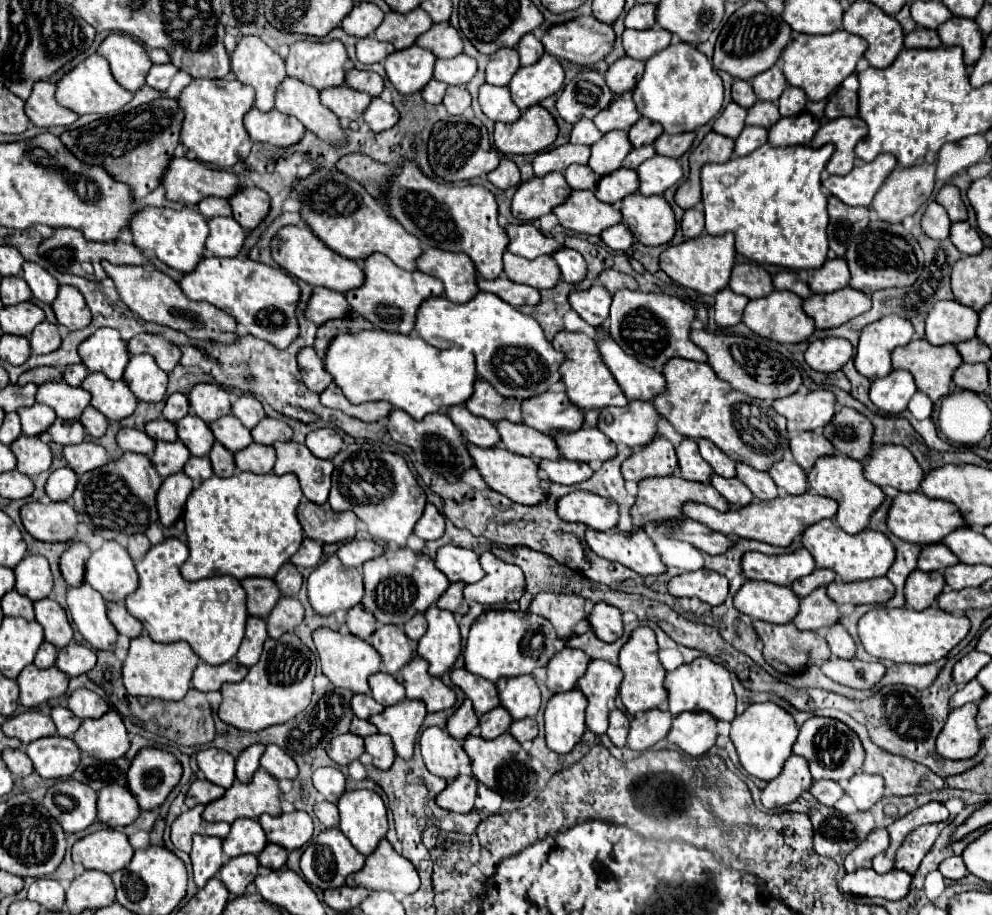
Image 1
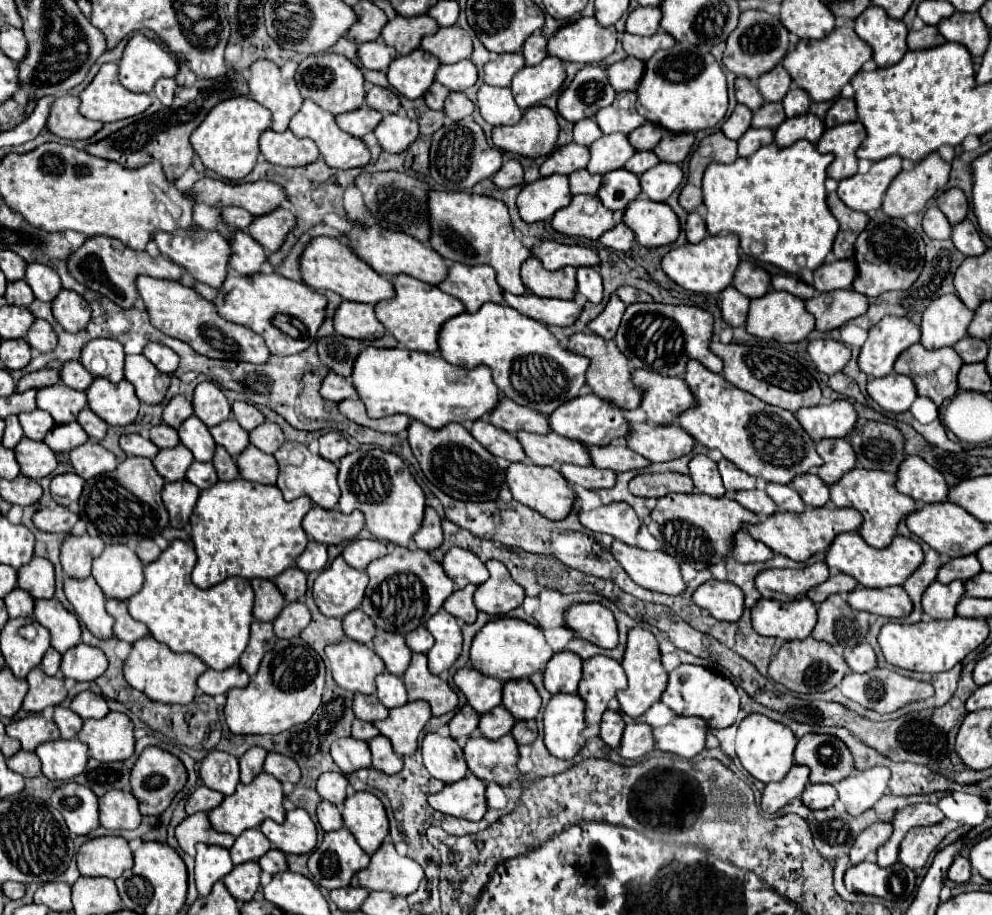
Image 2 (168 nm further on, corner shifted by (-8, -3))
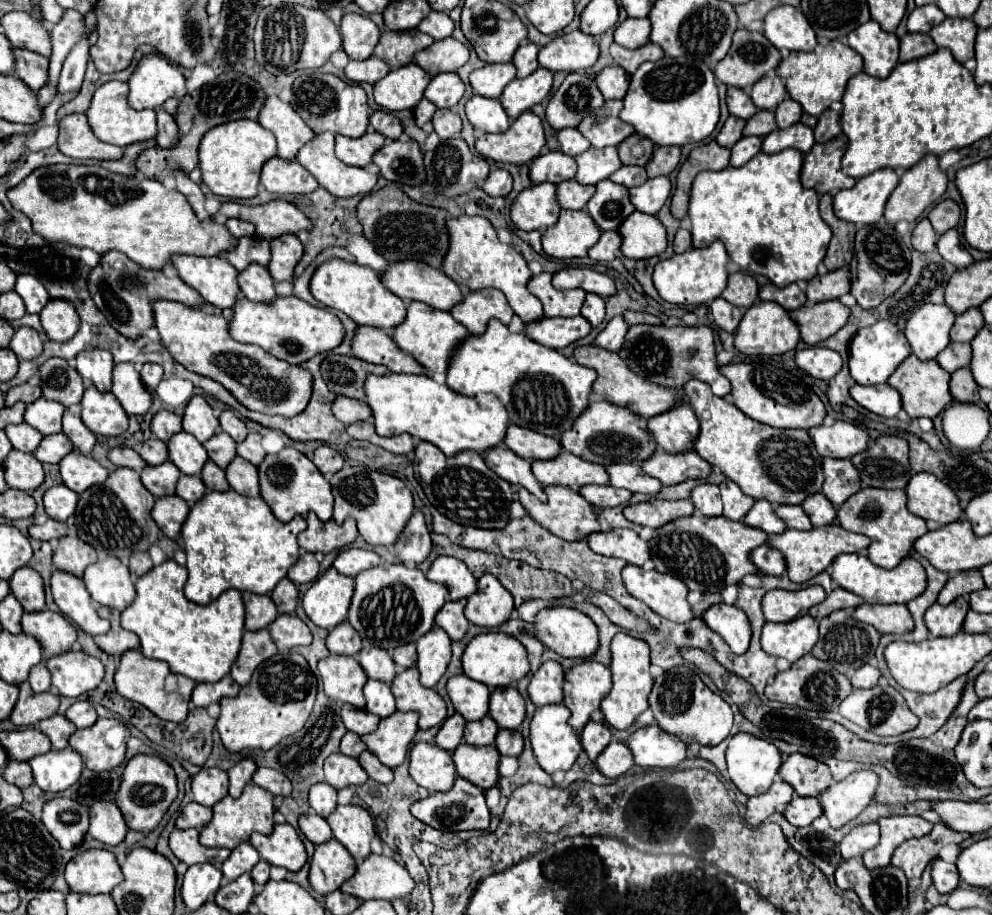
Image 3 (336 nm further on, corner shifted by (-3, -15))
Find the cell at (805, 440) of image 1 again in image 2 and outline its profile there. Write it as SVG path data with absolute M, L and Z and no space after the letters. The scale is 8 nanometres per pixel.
M823 439L817 443L817 453L823 457L823 467L817 469L817 475L827 483L837 483L845 473L855 469L857 457L849 441L845 439Z

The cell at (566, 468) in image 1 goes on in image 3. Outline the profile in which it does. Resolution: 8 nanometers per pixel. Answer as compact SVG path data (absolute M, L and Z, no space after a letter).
M588 485L588 487L580 487L578 493L594 507L616 507L616 505L622 505L630 499L630 491L624 491L624 489L616 489L616 487L610 487L610 485Z

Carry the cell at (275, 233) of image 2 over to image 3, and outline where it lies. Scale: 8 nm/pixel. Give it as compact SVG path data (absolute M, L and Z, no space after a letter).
M280 235L270 241L270 261L268 271L276 281L292 281L294 265L302 257L302 243L296 235Z

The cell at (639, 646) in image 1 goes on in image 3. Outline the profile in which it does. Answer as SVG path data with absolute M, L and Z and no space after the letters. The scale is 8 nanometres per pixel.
M618 633L612 639L612 691L604 697L600 711L604 713L606 721L616 729L630 729L630 725L636 721L640 713L648 709L648 695L652 691L652 675L648 671L650 667L650 647L646 641L636 639L628 633Z

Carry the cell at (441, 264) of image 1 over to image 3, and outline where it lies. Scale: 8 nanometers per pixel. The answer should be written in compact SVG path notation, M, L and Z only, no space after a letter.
M480 289L466 291L462 301L452 307L452 317L460 321L472 335L478 335L486 329L488 319L500 319L502 323L510 323L514 311L510 309L506 297L498 289Z

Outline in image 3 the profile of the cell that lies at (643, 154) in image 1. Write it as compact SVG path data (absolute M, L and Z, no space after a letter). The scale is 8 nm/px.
M622 165L616 173L610 175L610 181L620 183L620 185L624 185L624 187L642 185L646 179L648 179L646 169L640 167L640 165Z

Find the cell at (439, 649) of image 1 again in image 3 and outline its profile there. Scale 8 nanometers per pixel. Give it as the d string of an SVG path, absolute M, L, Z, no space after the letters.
M434 627L430 629L424 637L416 641L418 649L418 671L420 671L420 683L424 687L434 687L440 677L444 675L450 657L452 657L452 647L450 647L450 637L444 629Z

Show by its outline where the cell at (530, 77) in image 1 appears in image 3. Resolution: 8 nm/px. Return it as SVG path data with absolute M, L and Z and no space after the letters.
M538 67L532 75L524 79L514 79L506 85L502 93L502 105L510 119L520 117L524 111L532 109L550 95L552 71Z

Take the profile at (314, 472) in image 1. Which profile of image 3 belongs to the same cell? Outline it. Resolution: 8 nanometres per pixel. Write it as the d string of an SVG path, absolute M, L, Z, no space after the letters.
M284 447L276 455L266 455L258 469L260 469L260 495L270 505L276 519L290 521L296 513L306 517L310 511L314 511L322 521L332 519L334 497L330 491L330 483L304 453L300 453L294 447Z

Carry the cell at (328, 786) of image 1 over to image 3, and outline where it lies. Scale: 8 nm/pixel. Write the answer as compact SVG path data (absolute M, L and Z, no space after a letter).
M316 783L310 789L310 807L320 815L328 817L338 805L338 795L336 789L332 789L328 783Z

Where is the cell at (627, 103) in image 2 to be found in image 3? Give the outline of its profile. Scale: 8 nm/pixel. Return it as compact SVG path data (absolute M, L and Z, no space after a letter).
M606 101L598 111L586 115L580 121L578 131L592 143L592 147L596 147L596 149L602 149L608 145L616 147L628 135L634 133L632 125L624 123L618 117L620 107L622 107L622 101Z

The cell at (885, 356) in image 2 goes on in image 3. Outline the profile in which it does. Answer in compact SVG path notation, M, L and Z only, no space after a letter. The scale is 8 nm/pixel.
M880 321L874 323L870 327L860 329L852 343L850 343L850 359L848 359L848 367L850 367L850 375L856 383L860 385L880 385L886 383L888 377L896 371L896 367L912 353L912 349L908 347L908 341L904 339L904 333L888 323L888 321Z

